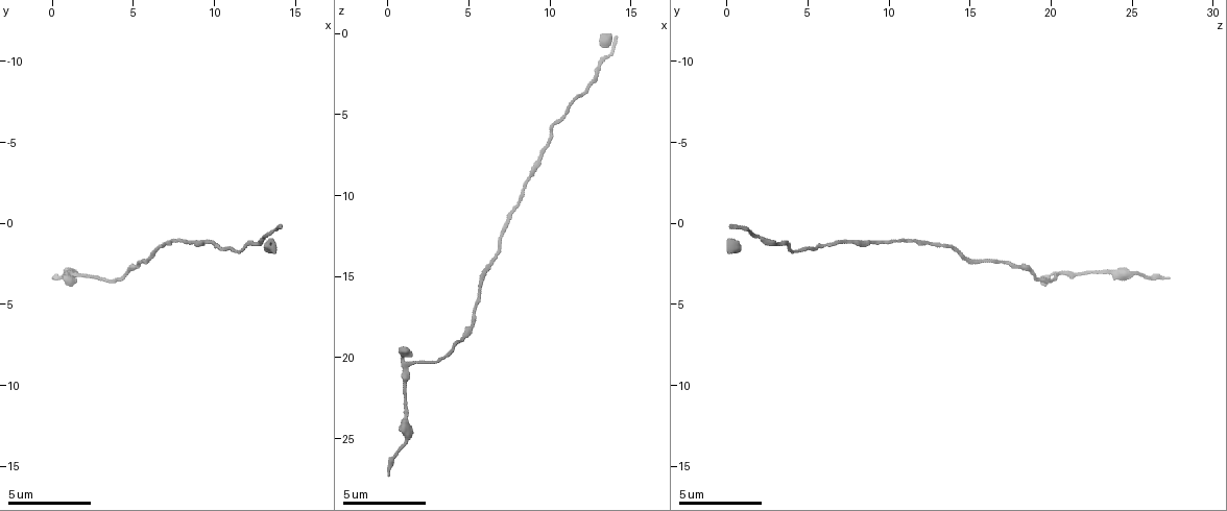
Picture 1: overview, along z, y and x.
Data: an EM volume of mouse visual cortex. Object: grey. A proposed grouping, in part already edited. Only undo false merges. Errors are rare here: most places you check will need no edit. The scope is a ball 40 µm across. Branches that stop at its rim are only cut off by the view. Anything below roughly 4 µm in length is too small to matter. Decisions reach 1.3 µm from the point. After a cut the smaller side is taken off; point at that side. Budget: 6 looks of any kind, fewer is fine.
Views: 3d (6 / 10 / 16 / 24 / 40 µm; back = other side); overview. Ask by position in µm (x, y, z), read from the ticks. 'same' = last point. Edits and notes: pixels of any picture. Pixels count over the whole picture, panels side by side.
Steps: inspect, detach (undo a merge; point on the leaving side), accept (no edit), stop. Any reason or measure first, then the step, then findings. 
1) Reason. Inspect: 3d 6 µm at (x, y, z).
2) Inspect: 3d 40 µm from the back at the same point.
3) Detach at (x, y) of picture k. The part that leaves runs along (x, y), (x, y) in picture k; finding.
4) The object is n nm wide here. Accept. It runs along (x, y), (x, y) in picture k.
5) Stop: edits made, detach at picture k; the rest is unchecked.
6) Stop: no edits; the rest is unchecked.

Calibre changes. Inspect: 3d 16 µm at (8.5, 1.1, 9.5).

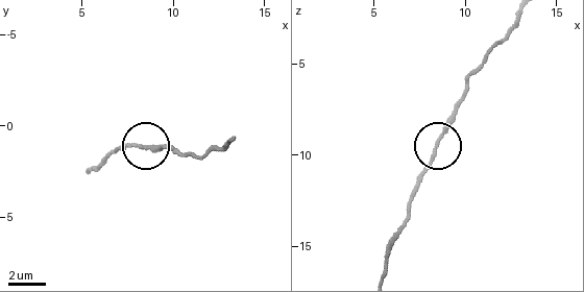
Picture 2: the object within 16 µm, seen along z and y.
Accept. One cell here.

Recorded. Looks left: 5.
Thick turns thin. Inspect: 3d 10 µm at (1.8, 3.2, 20.2).

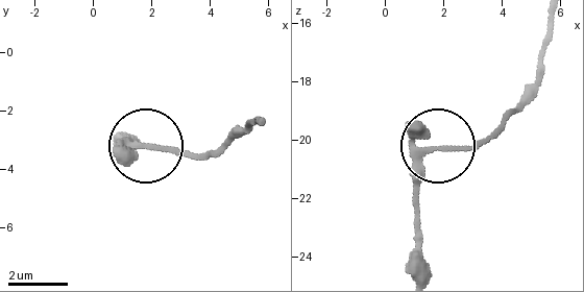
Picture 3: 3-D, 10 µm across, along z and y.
Accept. It runs along (553, 19), (531, 94), (479, 141), (427, 153), (414, 203) in picture 3; one cell here.

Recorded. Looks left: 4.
Stop: no edits; the rest is unchecked.

